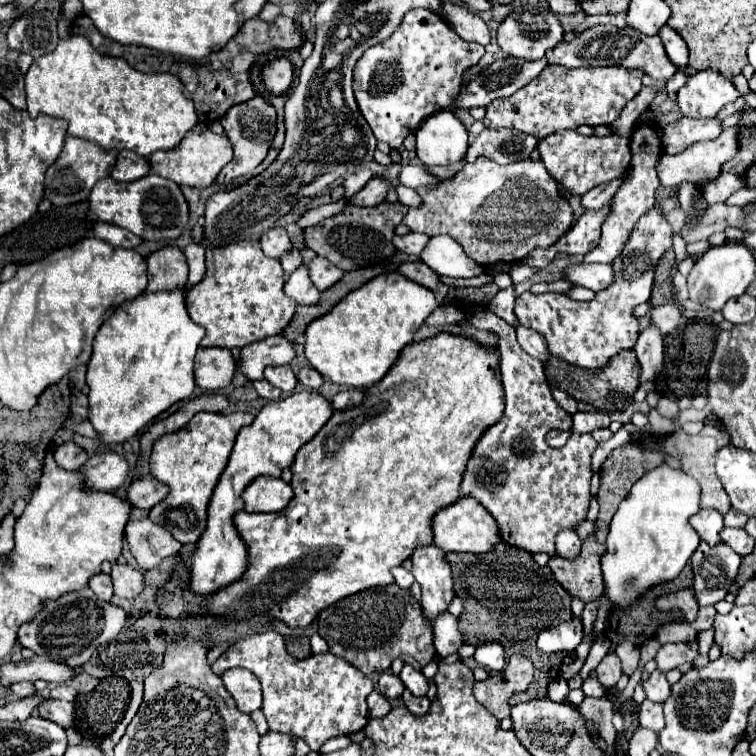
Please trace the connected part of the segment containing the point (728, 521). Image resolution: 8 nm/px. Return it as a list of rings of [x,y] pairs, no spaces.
[[[730,508],[730,512],[724,516],[724,524],[732,526],[732,528],[742,528],[746,524],[746,520],[748,520],[748,516],[736,512],[734,508]]]

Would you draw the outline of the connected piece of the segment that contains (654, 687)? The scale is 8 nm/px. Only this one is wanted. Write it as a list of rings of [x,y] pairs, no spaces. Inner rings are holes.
[[[654,670],[648,678],[642,680],[646,698],[652,702],[664,702],[670,696],[670,684],[660,670]]]

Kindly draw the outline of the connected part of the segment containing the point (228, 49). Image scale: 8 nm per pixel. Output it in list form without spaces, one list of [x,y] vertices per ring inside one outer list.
[[[80,14],[72,20],[70,26],[72,34],[82,34],[86,36],[102,54],[108,56],[122,56],[128,60],[128,64],[136,70],[142,72],[172,72],[176,74],[184,86],[188,88],[188,92],[192,94],[192,102],[198,114],[198,122],[200,124],[212,124],[216,120],[220,120],[234,104],[246,102],[250,100],[256,92],[250,86],[250,66],[256,62],[258,54],[270,52],[270,50],[294,50],[302,46],[302,34],[298,32],[298,26],[294,20],[280,16],[274,22],[264,22],[260,18],[252,18],[248,20],[240,32],[216,54],[210,54],[208,58],[200,58],[200,60],[188,60],[188,58],[174,58],[170,54],[160,54],[156,50],[148,50],[144,46],[120,46],[118,42],[112,42],[108,38],[104,38],[102,34],[98,34],[96,26],[92,24],[92,20],[86,14]]]

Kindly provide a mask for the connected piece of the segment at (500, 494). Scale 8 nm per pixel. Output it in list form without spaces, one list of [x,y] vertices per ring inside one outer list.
[[[478,308],[472,314],[468,314],[468,320],[474,324],[474,328],[492,332],[498,338],[496,350],[500,352],[500,372],[506,392],[506,408],[502,418],[496,424],[492,424],[488,430],[484,430],[484,434],[476,442],[472,456],[466,464],[466,472],[460,484],[460,494],[476,498],[492,514],[492,518],[498,522],[500,538],[508,546],[514,546],[516,550],[524,550],[528,554],[544,552],[548,556],[556,556],[556,534],[560,530],[574,530],[580,522],[586,520],[588,504],[590,504],[590,478],[592,478],[590,458],[598,444],[590,434],[572,434],[562,448],[550,448],[544,440],[546,434],[550,430],[570,430],[572,416],[564,412],[552,398],[552,390],[548,388],[544,376],[544,364],[532,358],[530,354],[524,354],[524,350],[516,340],[516,330],[508,322],[498,318],[492,310]]]

